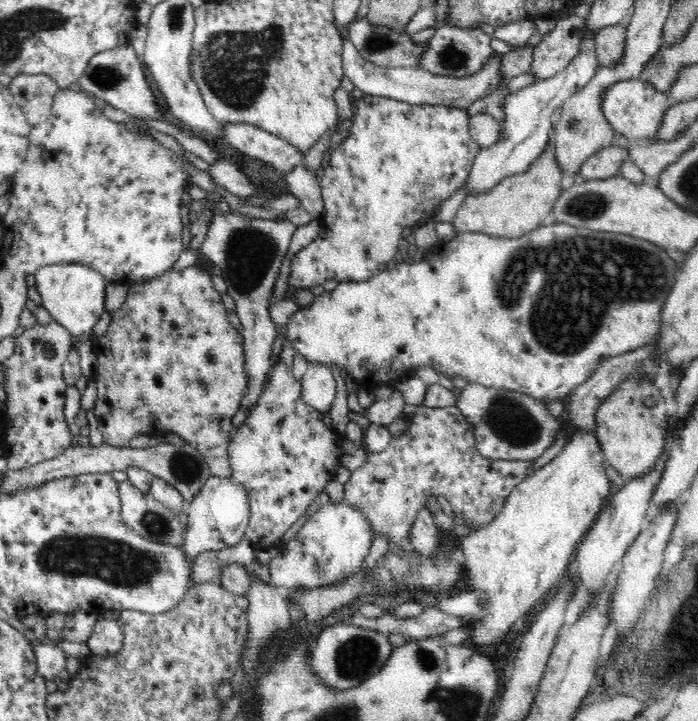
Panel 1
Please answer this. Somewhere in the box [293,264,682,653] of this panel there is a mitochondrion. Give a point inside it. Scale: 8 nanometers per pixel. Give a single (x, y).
(507, 418)

